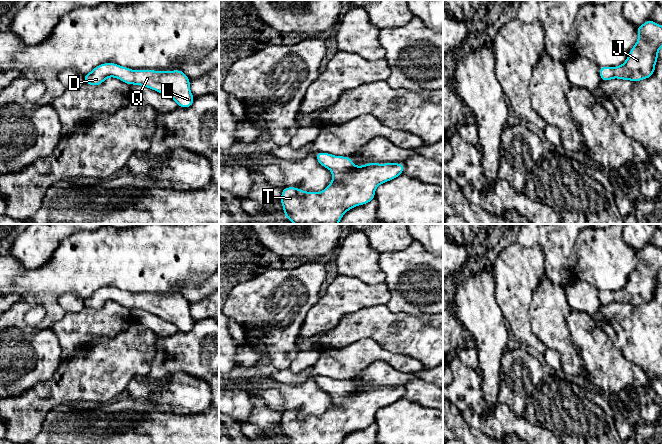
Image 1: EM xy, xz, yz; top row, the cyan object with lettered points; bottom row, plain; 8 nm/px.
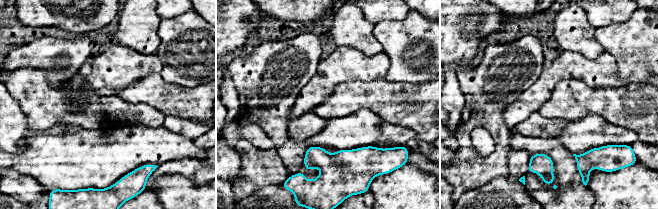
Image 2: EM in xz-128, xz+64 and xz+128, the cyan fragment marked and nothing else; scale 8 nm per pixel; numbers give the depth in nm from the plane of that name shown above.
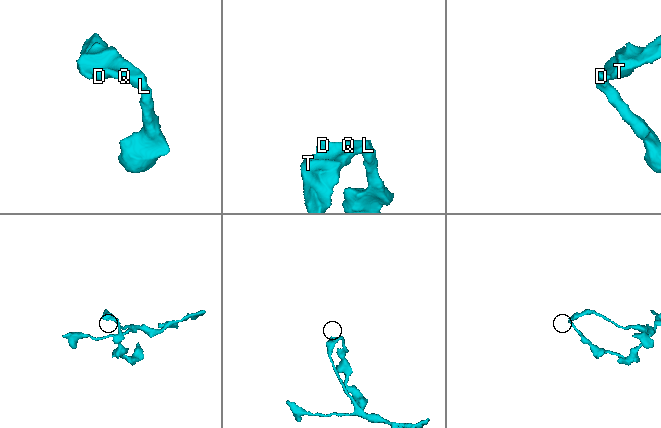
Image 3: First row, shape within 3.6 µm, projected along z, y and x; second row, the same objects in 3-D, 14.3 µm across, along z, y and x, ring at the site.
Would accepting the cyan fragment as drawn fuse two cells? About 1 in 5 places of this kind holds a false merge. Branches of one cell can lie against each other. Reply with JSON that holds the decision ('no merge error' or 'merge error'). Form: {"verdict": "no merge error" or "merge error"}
{"verdict": "no merge error"}

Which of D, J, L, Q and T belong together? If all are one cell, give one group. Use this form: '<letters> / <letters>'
D J L Q T

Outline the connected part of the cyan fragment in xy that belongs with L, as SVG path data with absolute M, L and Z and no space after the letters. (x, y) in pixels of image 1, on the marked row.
M103 63L84 74L85 84L99 86L108 77L118 78L128 85L140 85L176 101L181 108L189 108L195 97L190 90L190 79L182 70L132 70L116 63Z

